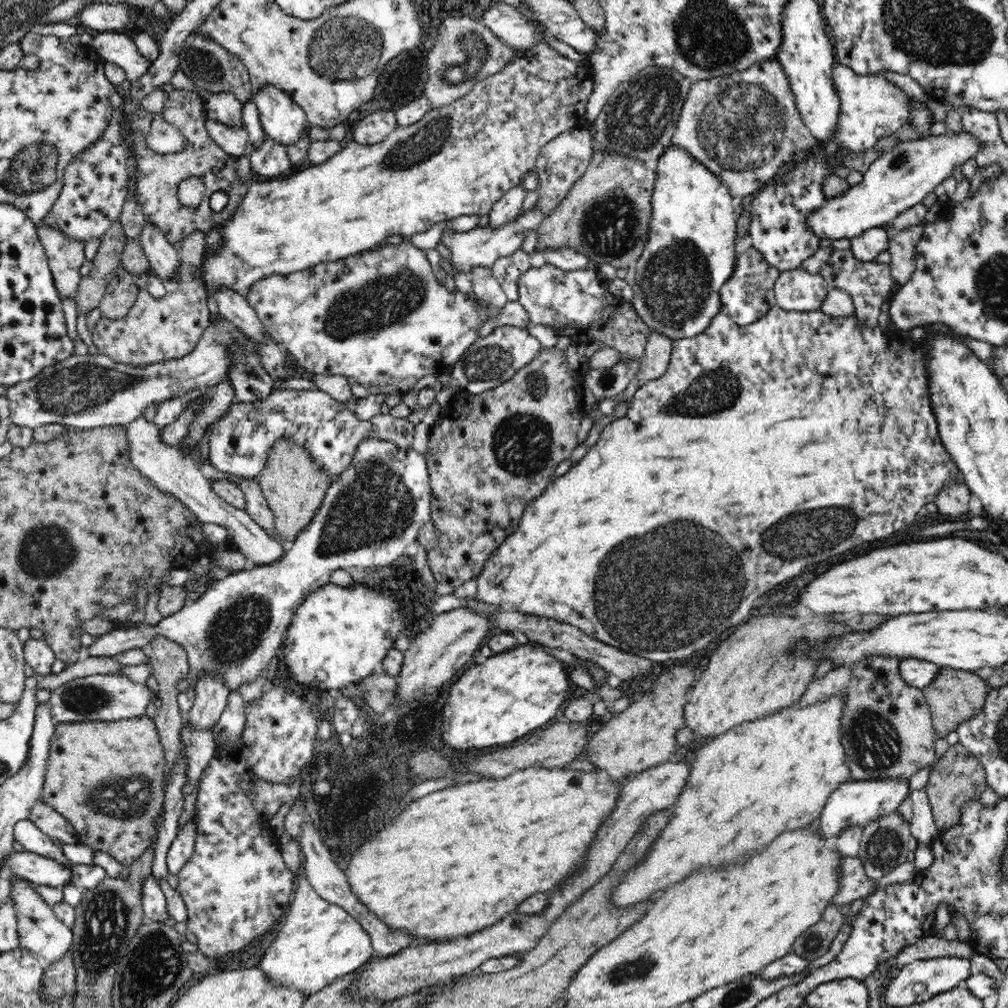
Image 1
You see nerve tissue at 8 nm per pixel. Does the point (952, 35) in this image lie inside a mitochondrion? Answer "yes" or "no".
yes

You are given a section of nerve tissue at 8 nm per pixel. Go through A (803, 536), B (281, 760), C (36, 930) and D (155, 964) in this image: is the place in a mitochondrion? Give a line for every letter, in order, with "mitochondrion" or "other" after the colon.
A: mitochondrion
B: other
C: other
D: mitochondrion

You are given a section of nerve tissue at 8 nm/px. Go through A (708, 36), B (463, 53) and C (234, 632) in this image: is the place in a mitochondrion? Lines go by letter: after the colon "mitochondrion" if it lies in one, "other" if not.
A: mitochondrion
B: mitochondrion
C: mitochondrion

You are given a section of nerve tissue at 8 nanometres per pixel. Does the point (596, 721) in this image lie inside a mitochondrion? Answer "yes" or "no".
no

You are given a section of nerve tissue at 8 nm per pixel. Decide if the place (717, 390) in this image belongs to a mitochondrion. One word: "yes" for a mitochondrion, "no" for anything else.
yes

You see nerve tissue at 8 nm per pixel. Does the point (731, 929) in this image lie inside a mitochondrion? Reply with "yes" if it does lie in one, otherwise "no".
no

